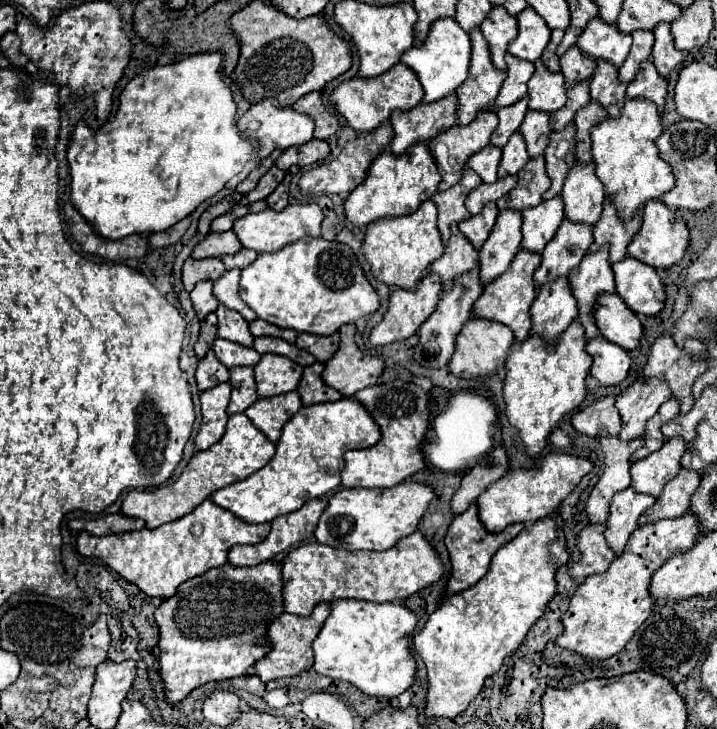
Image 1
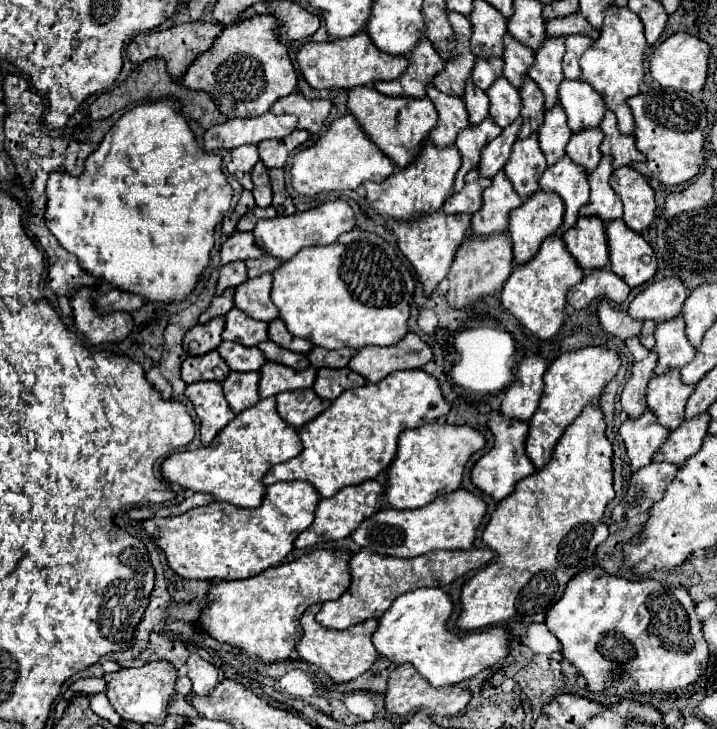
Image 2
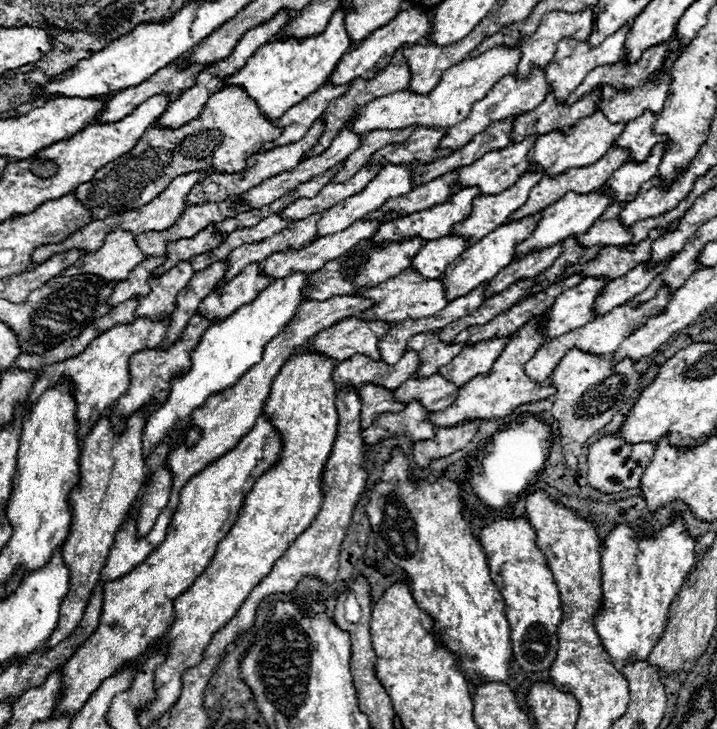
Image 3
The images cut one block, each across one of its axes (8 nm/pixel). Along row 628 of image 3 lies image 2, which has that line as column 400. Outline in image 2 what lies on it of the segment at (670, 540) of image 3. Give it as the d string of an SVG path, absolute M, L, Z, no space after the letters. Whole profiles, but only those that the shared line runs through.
M418 588L398 596L378 620L378 630L372 636L378 654L386 656L394 664L410 662L436 688L470 680L484 668L494 666L498 660L508 656L514 636L504 626L482 632L452 634L446 628L452 608L452 598L442 588Z

